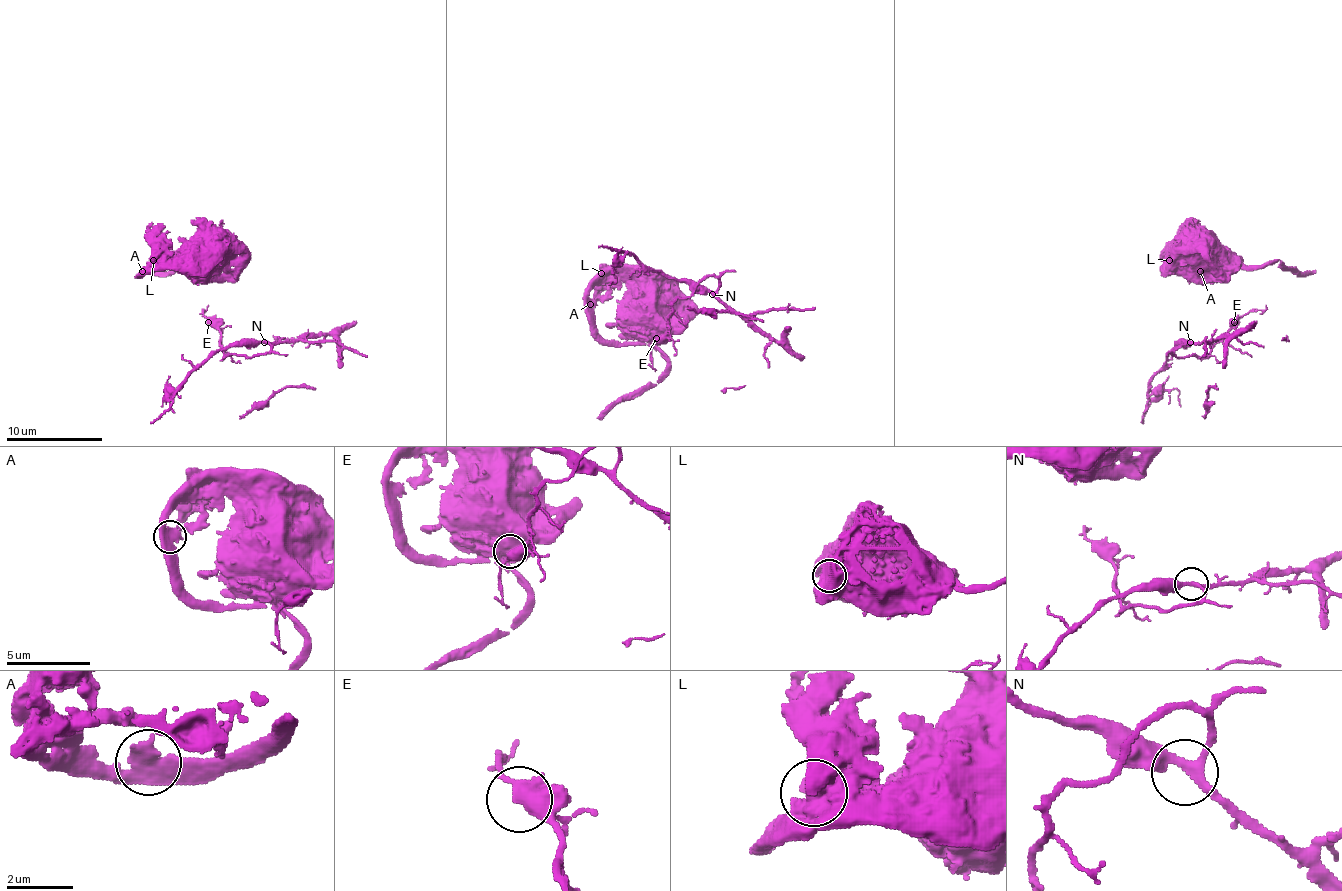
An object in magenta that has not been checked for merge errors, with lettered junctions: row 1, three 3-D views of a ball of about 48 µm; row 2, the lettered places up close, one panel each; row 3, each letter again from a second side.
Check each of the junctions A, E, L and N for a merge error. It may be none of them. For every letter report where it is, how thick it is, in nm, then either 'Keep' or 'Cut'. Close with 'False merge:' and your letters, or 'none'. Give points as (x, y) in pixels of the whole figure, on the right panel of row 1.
A: Place: (1200, 271). Thickness 480 nm. Keep
E: Place: (1234, 322). Thickness 400 nm. Keep
L: Place: (1169, 260). Thickness 900 nm. Keep
N: Place: (1190, 342). Thickness 240 nm. Keep
False merge: none

